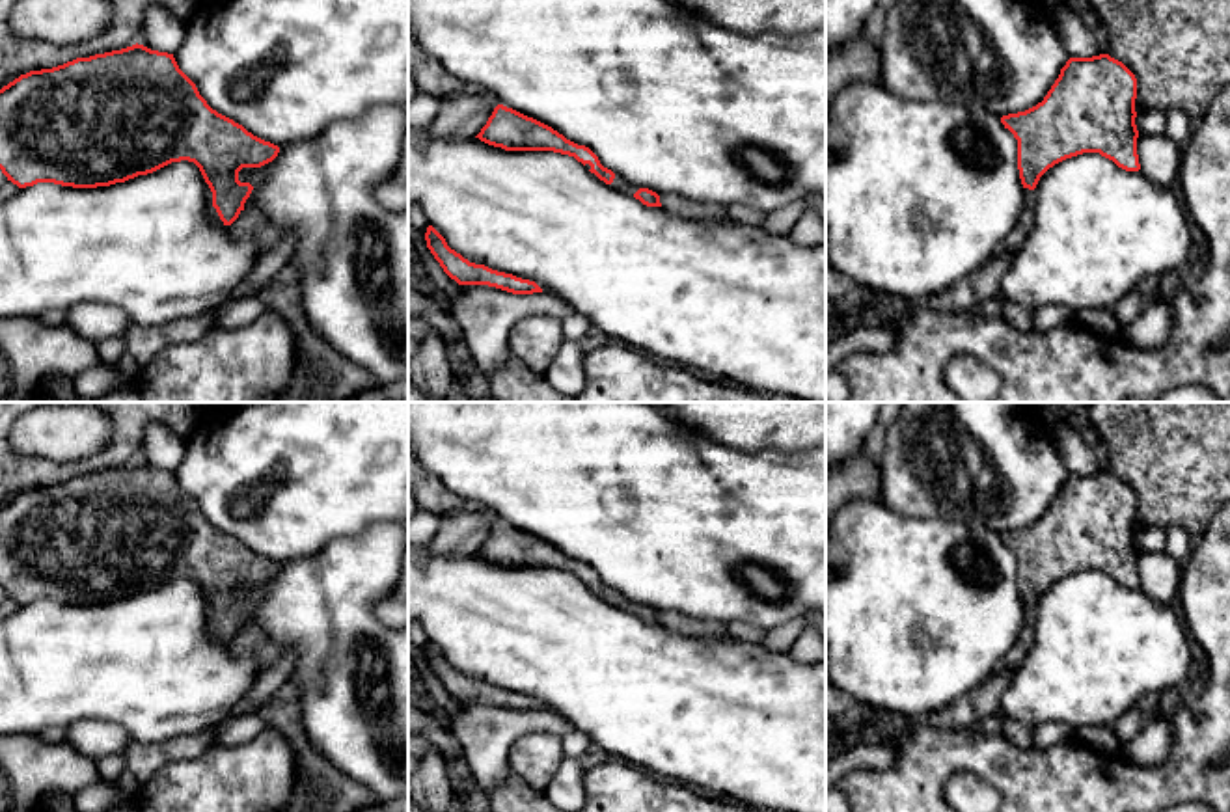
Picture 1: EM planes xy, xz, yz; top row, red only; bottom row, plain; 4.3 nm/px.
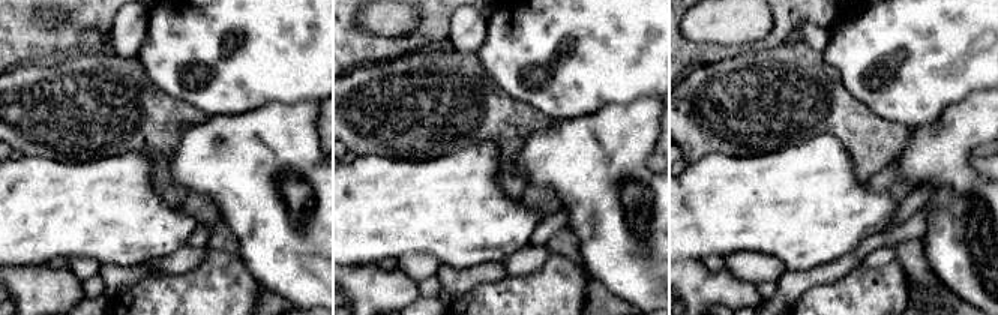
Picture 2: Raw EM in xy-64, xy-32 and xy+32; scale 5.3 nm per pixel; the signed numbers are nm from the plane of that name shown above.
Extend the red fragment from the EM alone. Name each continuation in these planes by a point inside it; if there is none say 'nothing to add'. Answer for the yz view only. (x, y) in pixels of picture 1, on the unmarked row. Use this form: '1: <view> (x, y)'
1: yz (1012, 660)

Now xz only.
1: xz (619, 600)

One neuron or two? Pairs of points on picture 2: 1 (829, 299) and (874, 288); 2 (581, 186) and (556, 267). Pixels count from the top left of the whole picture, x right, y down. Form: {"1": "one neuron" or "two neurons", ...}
{"1": "one neuron", "2": "two neurons"}

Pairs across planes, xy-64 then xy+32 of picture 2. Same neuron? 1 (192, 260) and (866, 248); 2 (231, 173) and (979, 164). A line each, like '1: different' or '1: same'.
1: different
2: different

